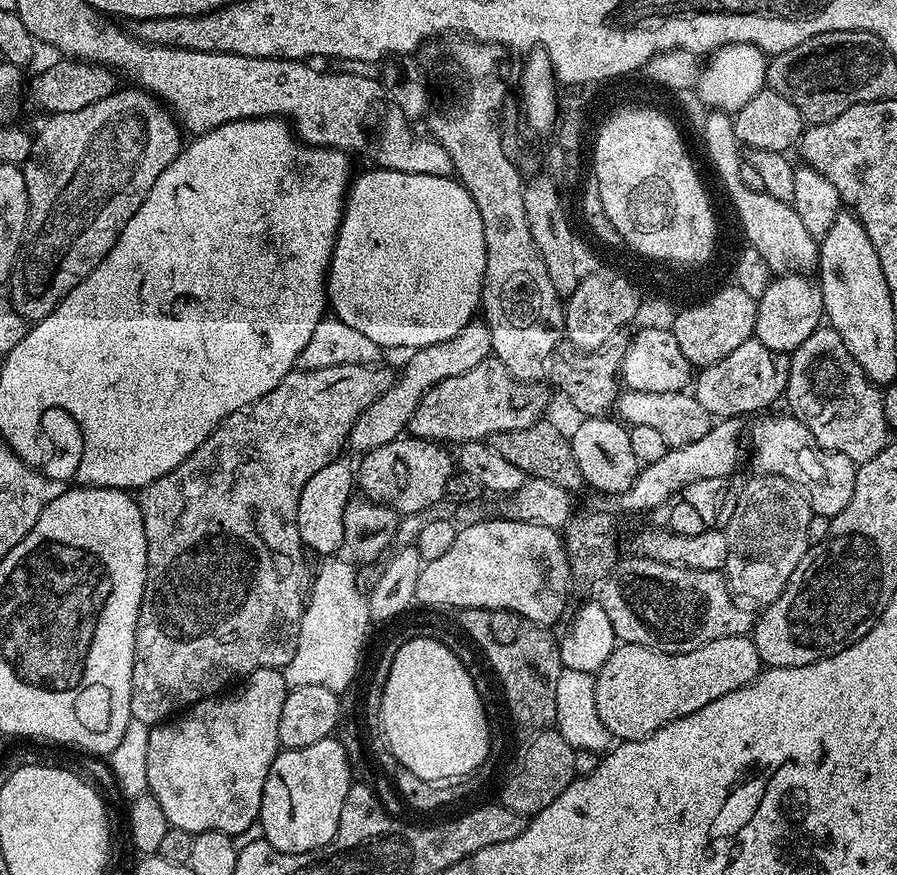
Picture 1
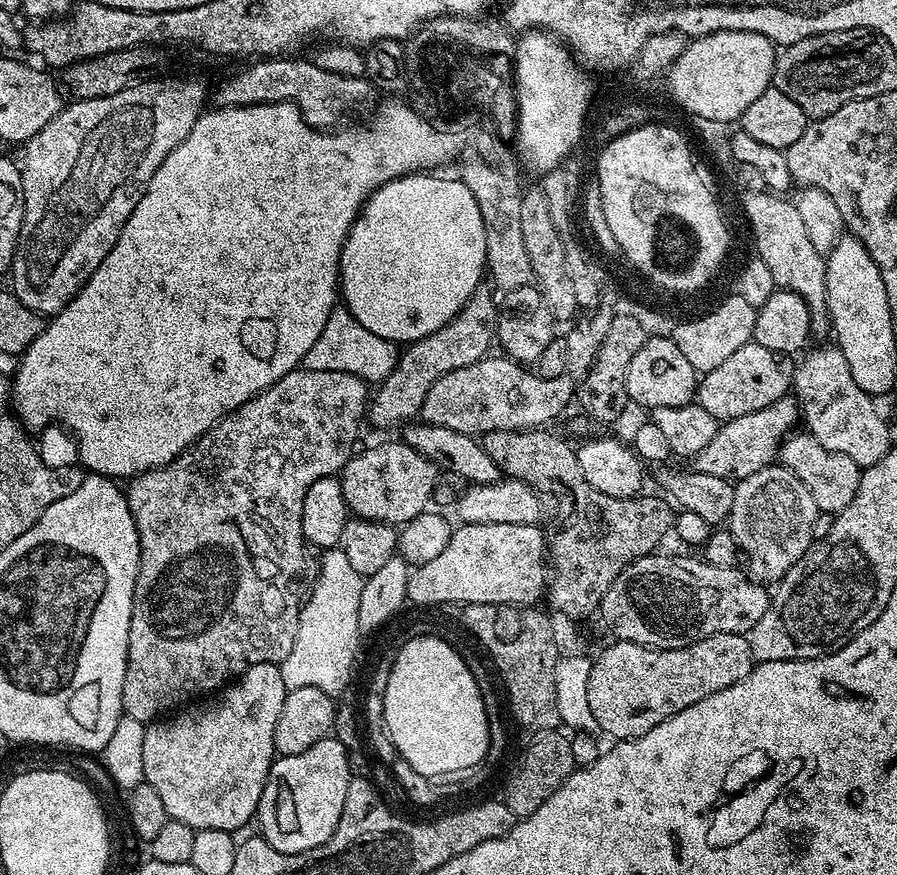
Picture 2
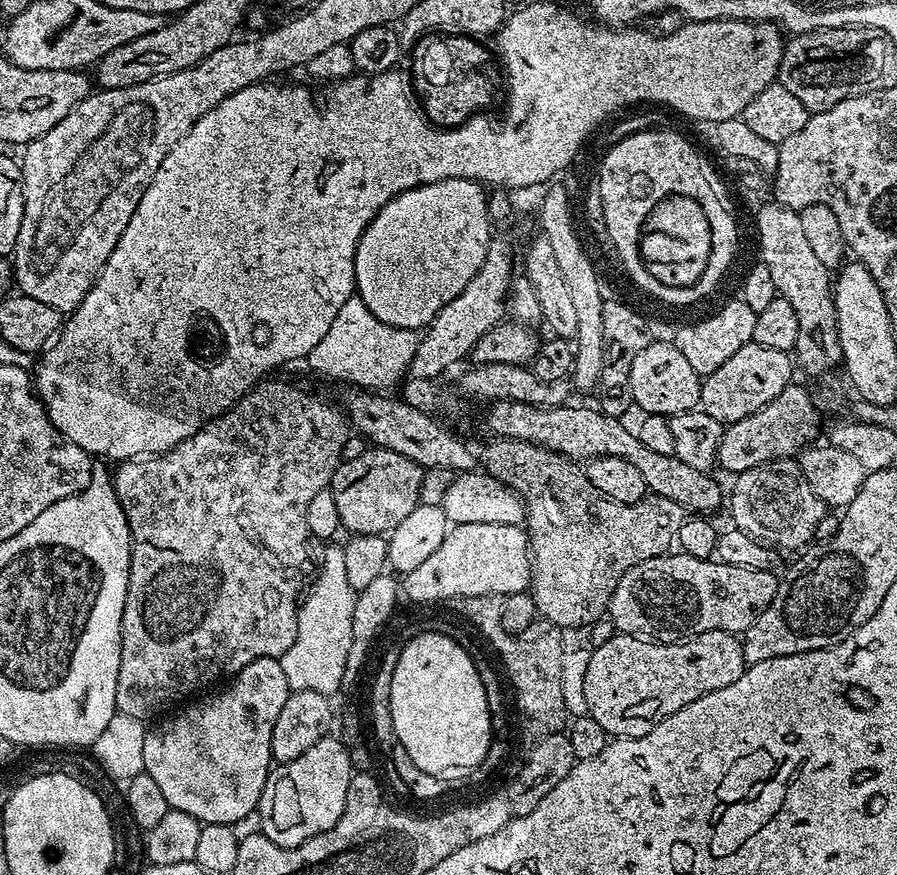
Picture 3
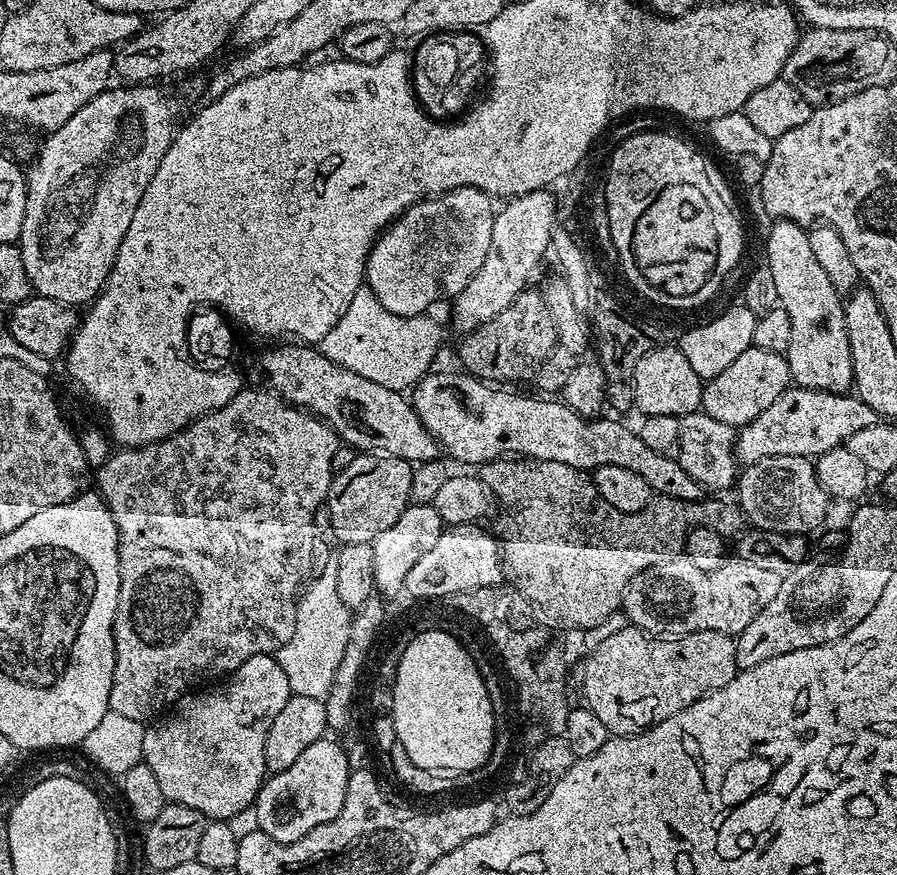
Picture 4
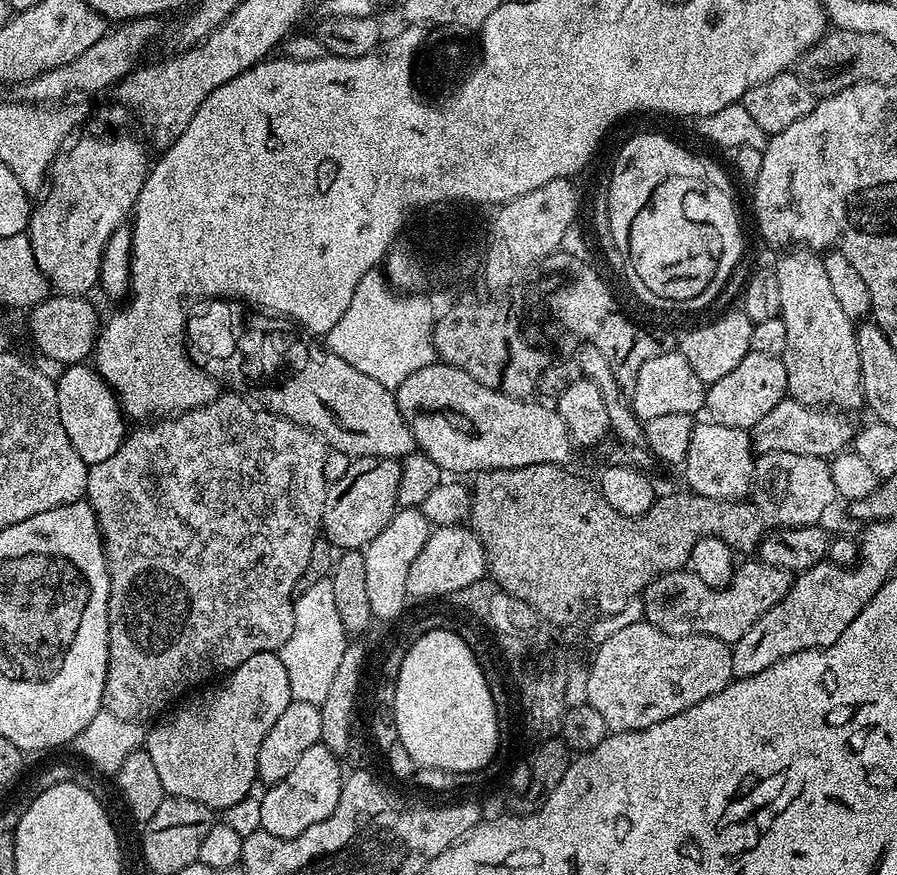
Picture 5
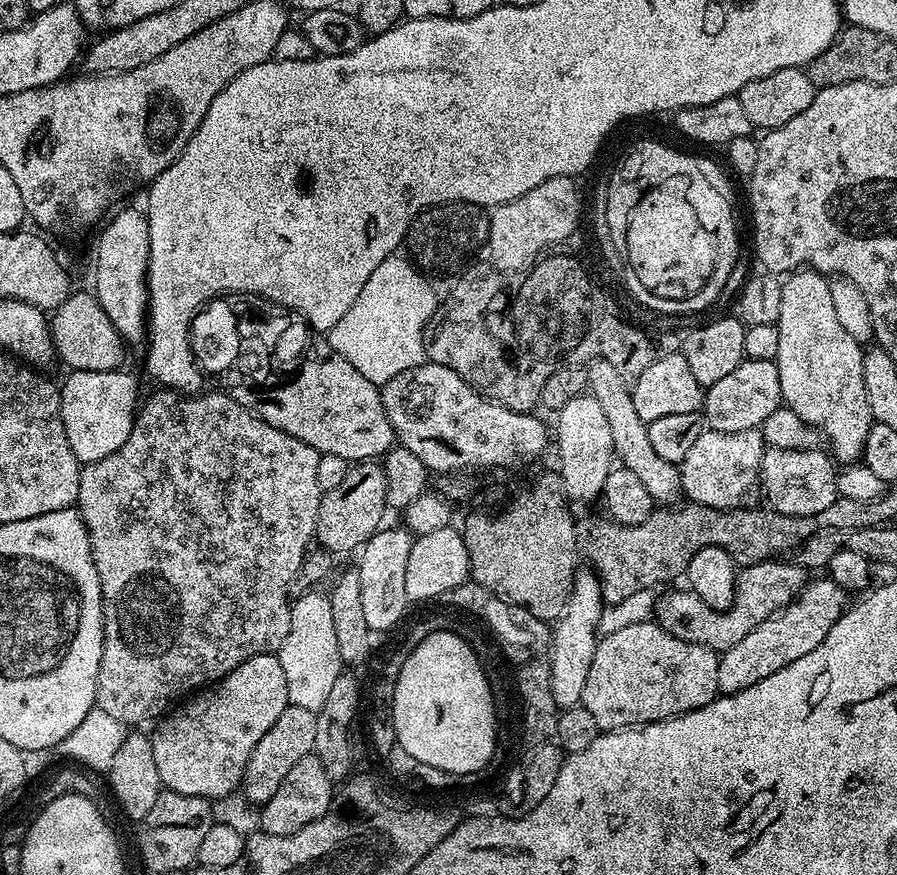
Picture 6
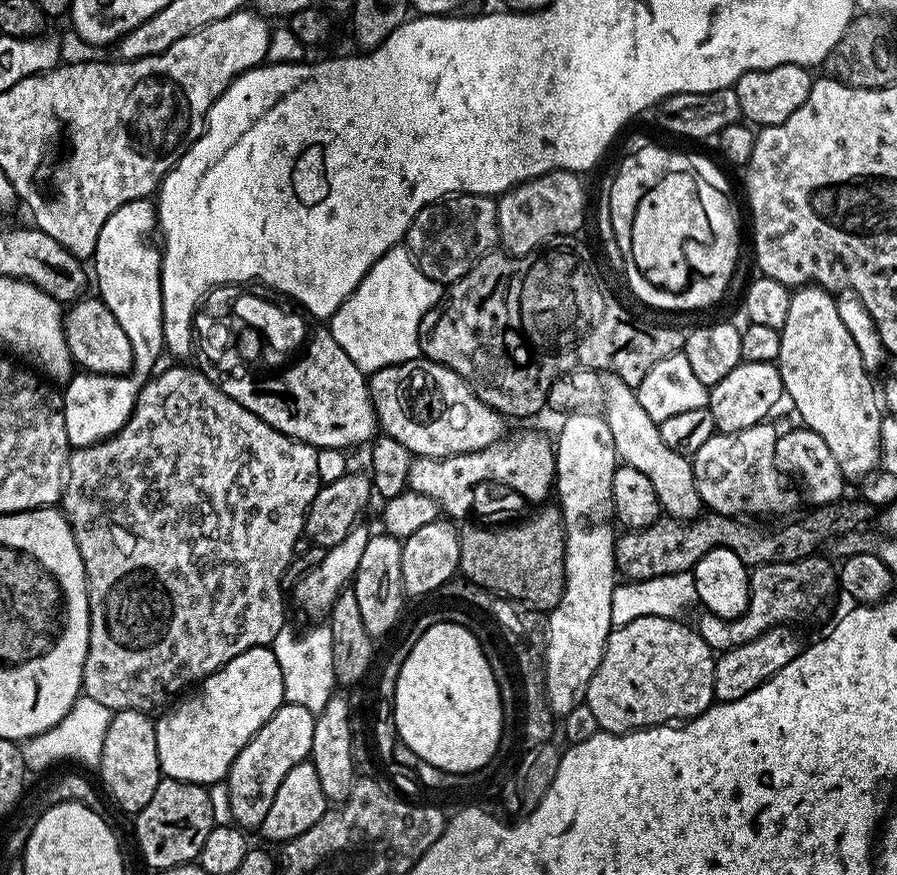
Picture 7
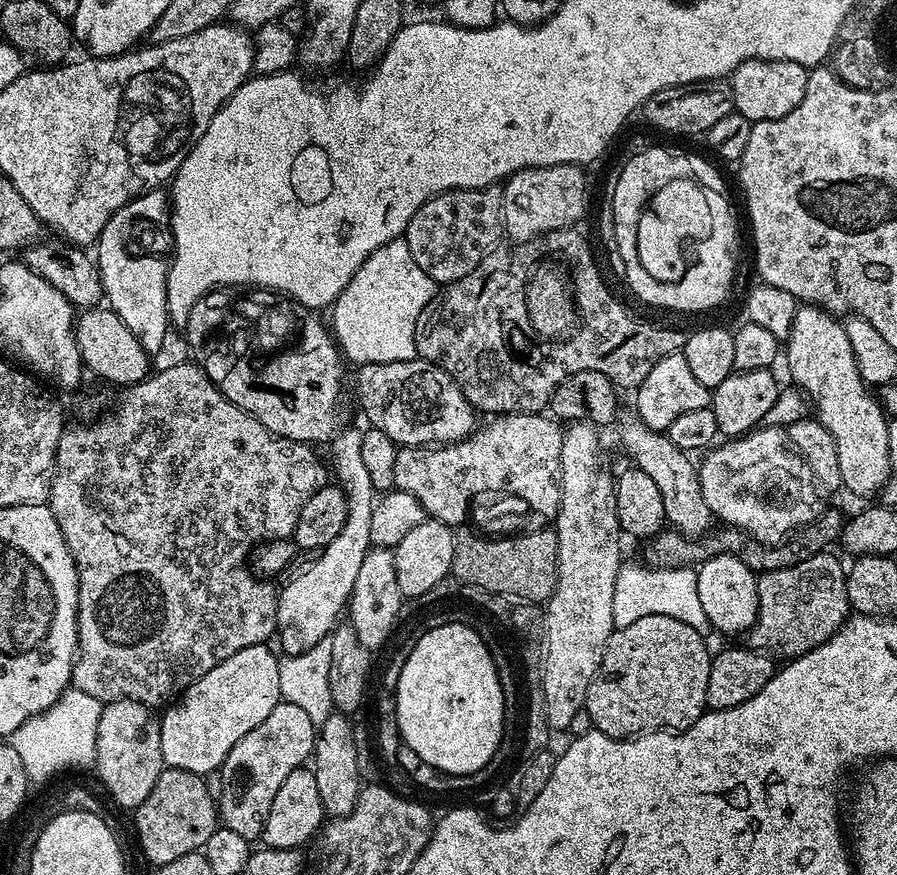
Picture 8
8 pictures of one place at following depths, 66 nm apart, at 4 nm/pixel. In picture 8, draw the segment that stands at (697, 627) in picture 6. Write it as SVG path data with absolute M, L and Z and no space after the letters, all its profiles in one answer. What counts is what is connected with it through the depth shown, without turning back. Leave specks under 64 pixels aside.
M831 551L820 552L798 566L757 575L758 612L754 626L746 633L747 647L795 658L822 646L843 626L850 615L846 568L832 555Z

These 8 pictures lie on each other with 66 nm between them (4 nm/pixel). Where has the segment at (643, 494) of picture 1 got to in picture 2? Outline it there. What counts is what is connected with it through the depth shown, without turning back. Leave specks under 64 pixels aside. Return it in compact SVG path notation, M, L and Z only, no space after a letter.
M792 394L778 398L778 402L770 402L766 410L754 410L754 414L725 420L717 427L714 438L710 438L707 446L694 458L694 467L697 472L714 474L714 478L730 481L750 478L750 474L762 470L779 457L780 445L793 435L795 424L799 425L801 420L799 403Z

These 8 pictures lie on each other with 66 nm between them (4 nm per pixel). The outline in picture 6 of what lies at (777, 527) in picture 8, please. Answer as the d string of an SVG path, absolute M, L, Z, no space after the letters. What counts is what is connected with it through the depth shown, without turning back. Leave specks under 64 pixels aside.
M754 428L734 434L706 430L678 465L683 495L691 503L702 506L745 507L749 503L748 495L757 491L760 483L760 463L765 447L763 435Z

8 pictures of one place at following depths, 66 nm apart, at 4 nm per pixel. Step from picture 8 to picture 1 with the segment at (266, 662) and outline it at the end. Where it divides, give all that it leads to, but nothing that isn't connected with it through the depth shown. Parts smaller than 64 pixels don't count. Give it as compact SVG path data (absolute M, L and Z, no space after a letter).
M278 668L254 670L245 684L248 685L237 692L229 691L199 700L175 718L149 727L150 747L146 753L148 791L158 798L158 806L162 806L162 814L166 814L171 827L193 834L224 832L236 838L239 832L259 821L266 774L270 774L276 753L281 751L278 718L282 718L282 702L286 702L290 689L283 671Z

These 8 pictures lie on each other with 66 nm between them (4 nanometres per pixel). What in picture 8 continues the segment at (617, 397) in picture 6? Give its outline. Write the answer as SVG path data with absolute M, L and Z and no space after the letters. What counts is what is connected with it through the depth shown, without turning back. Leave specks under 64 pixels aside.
M632 418L629 424L620 428L620 444L635 467L641 468L658 486L662 493L662 510L665 521L674 526L675 531L684 533L689 538L704 535L713 527L714 517L706 498L702 498L700 473L693 457L683 452L664 432L655 432L645 426L639 418Z

